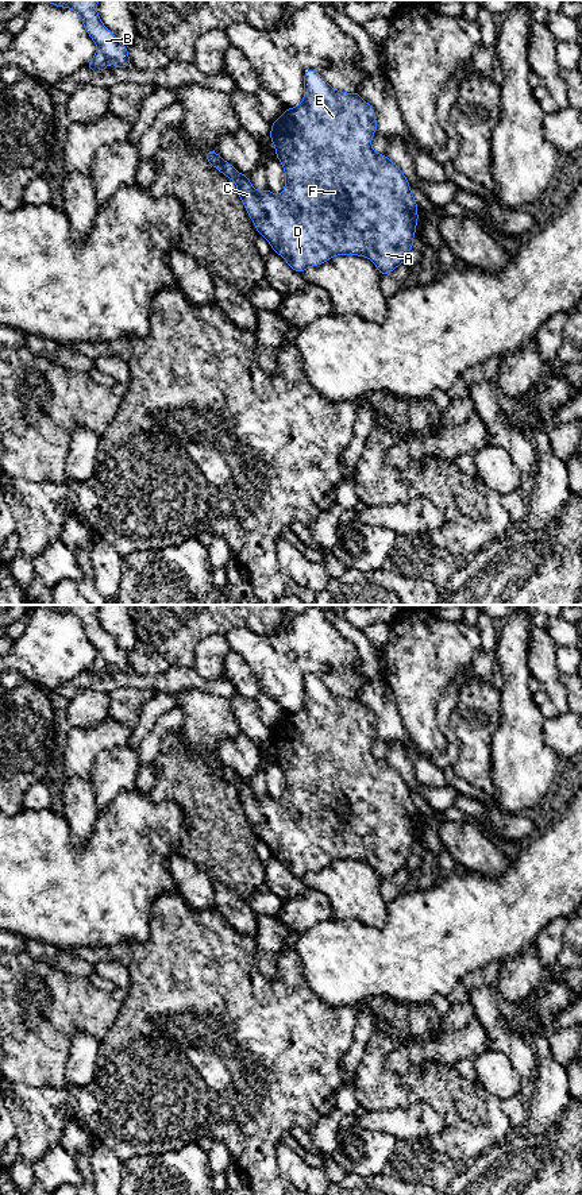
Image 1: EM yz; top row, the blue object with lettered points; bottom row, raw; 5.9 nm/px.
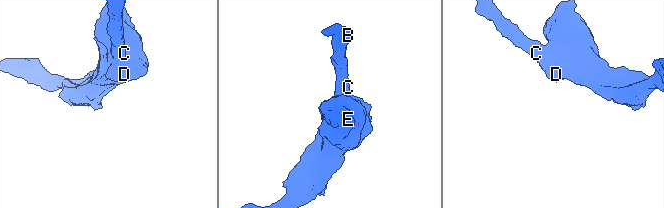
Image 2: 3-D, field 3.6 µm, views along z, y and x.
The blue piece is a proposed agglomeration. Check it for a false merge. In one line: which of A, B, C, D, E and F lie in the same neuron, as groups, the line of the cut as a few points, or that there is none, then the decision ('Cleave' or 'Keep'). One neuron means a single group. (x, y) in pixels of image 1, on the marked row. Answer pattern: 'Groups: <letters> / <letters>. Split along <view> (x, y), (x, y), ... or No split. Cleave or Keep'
Groups: A B C D E F. No split. Keep

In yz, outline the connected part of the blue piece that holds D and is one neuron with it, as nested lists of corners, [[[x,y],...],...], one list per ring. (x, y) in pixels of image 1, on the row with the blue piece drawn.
[[[315,69],[304,73],[304,100],[271,123],[270,140],[285,170],[281,194],[267,188],[258,192],[248,176],[240,174],[215,150],[205,159],[231,178],[254,227],[298,274],[335,255],[369,258],[381,275],[402,265],[412,251],[419,220],[411,185],[385,154],[377,154],[371,139],[377,128],[375,111],[359,92],[334,89]]]

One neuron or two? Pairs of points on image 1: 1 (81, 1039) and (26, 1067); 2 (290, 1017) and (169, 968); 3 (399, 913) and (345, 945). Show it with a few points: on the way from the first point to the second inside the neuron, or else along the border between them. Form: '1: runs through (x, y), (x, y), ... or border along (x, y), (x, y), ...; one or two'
1: border along (85, 1030), (78, 1030), (69, 1043), (65, 1075); two
2: runs through (261, 1017), (218, 1016), (199, 998); one
3: runs through (392, 928), (374, 945), (359, 945); one

